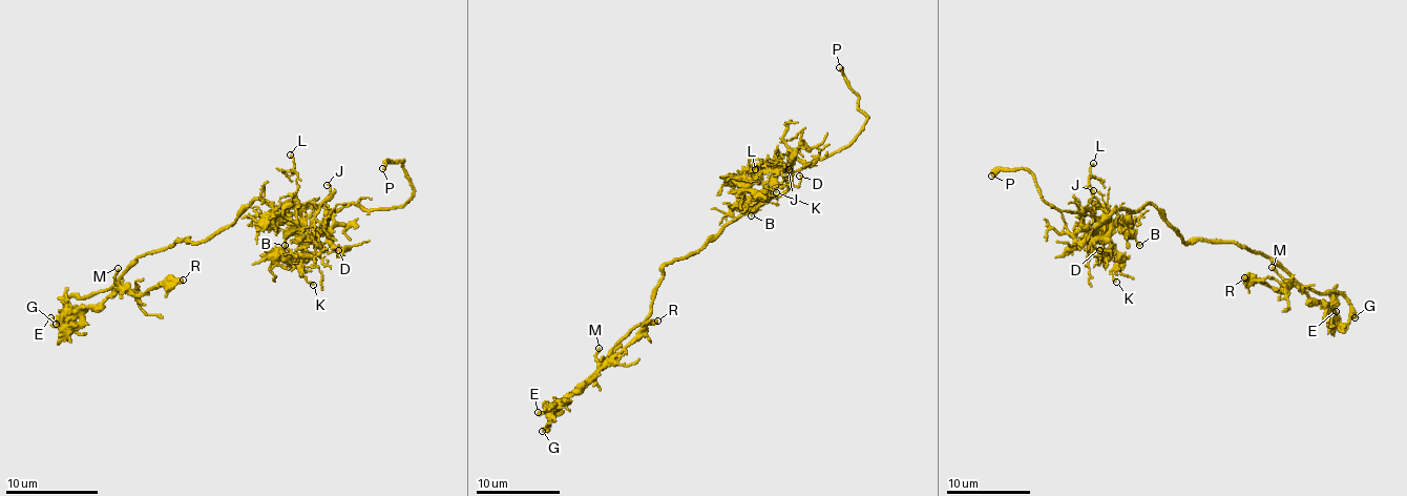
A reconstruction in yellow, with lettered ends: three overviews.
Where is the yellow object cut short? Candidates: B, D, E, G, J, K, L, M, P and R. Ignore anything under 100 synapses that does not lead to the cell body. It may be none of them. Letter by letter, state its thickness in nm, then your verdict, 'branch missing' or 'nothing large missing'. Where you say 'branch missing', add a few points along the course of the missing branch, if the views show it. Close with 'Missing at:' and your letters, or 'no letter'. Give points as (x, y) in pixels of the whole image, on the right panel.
B: calibre 130 nm; nothing large missing
D: calibre 110 nm; nothing large missing
E: calibre 180 nm; nothing large missing
G: calibre 400 nm; nothing large missing
J: calibre 120 nm; nothing large missing
K: calibre 140 nm; nothing large missing
L: calibre 110 nm; nothing large missing
M: calibre 170 nm; nothing large missing
P: calibre 280 nm; branch missing; course (991, 176), (981, 184), (966, 186), (966, 194)
R: calibre 460 nm; nothing large missing
Missing at: P

